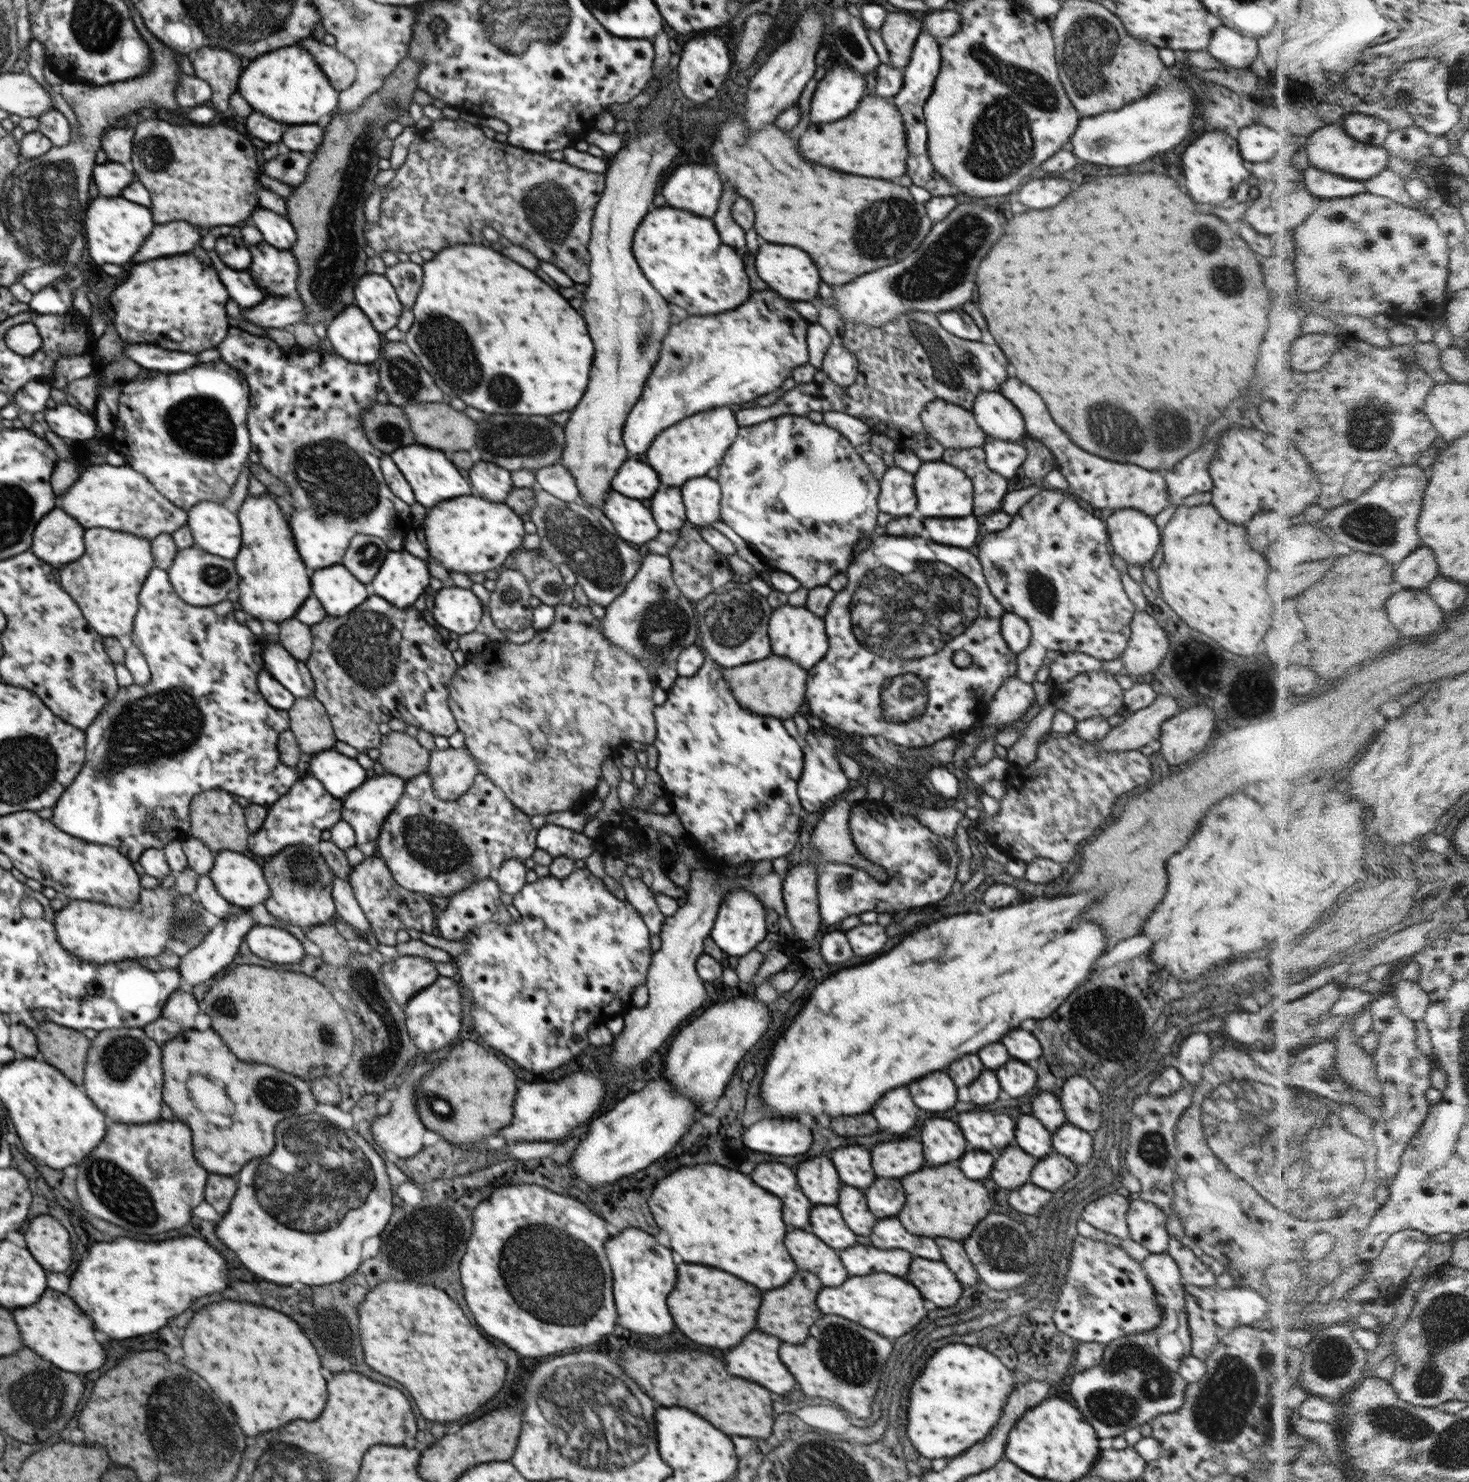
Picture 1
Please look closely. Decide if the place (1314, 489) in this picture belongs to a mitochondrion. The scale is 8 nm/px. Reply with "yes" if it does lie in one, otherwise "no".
no

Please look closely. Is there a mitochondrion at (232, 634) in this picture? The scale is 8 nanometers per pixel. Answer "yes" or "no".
no

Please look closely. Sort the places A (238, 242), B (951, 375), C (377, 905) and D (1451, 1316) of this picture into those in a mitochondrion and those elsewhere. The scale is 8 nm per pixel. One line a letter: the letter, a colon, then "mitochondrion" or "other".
A: other
B: mitochondrion
C: other
D: mitochondrion

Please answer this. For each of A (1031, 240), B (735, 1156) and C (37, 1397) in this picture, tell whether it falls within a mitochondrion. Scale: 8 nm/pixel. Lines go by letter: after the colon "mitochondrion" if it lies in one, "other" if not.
A: other
B: other
C: mitochondrion

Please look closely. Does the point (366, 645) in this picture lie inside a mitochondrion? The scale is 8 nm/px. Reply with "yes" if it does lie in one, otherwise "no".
yes

